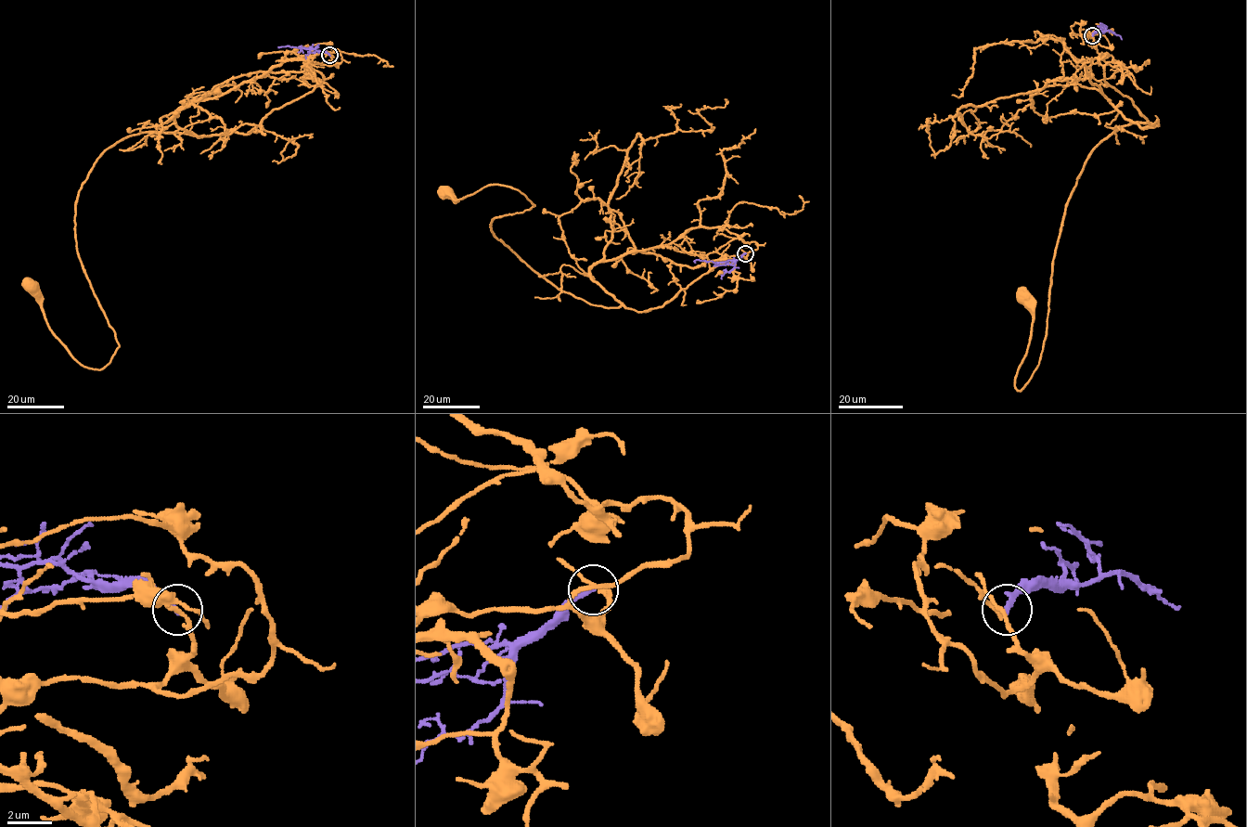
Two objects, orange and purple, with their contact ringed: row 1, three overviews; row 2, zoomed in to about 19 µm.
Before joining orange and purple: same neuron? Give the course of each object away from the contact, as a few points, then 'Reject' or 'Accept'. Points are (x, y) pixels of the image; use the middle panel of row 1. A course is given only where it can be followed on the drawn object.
Course of orange: (745, 253), (662, 306), (605, 308), (494, 235), (494, 218), (534, 205), (520, 190), (445, 194). Course of purple: (745, 253), (738, 259), (722, 262), (698, 259), (695, 262). Reject

